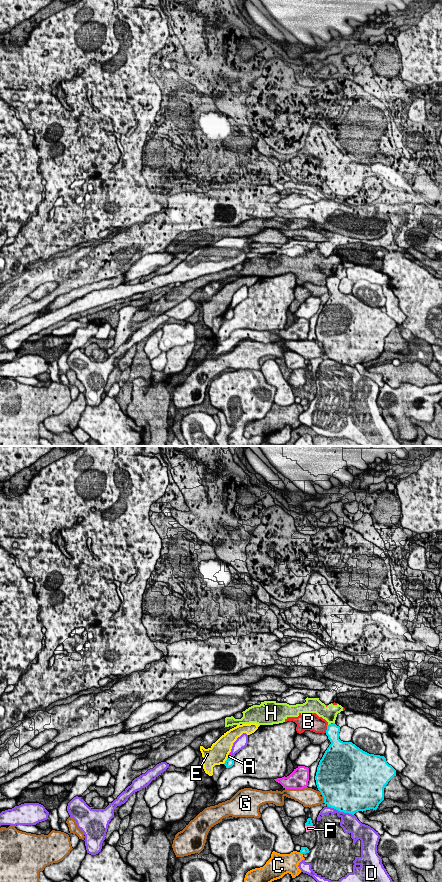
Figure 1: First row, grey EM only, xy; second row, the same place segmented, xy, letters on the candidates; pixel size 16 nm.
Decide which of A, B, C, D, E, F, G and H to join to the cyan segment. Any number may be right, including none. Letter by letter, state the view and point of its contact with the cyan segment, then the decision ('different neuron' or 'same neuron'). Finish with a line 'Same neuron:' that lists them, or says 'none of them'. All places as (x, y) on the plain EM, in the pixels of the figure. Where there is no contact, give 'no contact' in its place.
A: meets cyan in xy at (230, 310); different neuron
B: meets cyan in xy at (327, 280); different neuron
C: meets cyan in xy at (301, 405); different neuron
D: meets cyan in xy at (340, 363); different neuron
E: meets cyan in xy at (226, 312); different neuron
F: meets cyan in xy at (309, 377); same neuron
G: meets cyan in xy at (323, 349); different neuron
H: meets cyan in xy at (329, 276); different neuron
Same neuron: F

